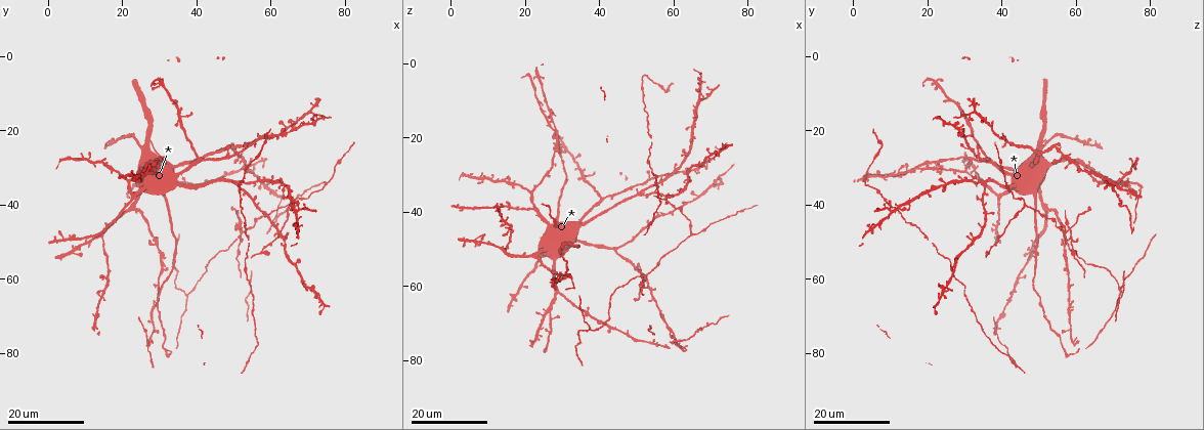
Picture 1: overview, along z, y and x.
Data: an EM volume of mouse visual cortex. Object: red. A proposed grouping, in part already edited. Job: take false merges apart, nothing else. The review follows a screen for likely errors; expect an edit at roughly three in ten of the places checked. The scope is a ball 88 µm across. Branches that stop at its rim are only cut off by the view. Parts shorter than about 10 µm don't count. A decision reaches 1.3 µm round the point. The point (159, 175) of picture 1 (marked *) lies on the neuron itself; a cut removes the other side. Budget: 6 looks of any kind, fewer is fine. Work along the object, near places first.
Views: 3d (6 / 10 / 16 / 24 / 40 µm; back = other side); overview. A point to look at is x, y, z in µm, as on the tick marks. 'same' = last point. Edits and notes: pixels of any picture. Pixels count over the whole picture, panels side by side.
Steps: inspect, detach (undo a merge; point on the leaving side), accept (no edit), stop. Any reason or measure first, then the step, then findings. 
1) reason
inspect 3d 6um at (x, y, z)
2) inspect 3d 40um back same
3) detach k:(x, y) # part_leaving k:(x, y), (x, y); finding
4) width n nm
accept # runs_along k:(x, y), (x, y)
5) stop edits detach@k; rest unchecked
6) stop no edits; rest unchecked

three-way junction
inspect 3d 16um at (37.0, 64.5, 71.5)

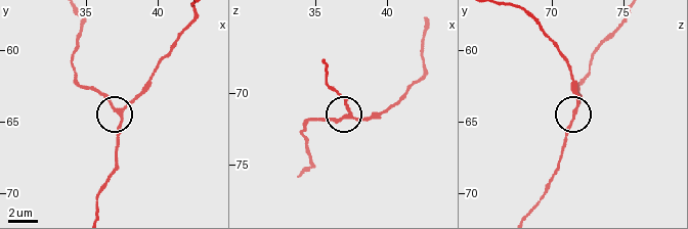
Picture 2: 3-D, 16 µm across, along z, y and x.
inspect 3d 10um at (37.4, 64.2, 71.6)

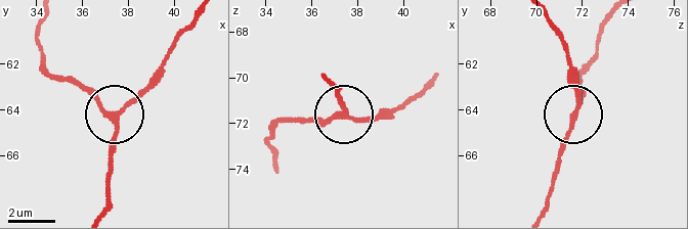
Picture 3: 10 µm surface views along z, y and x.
width 200 nm
accept # continuous, no second neuron

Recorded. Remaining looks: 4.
three arms meet
inspect 3d 16um at (64.5, 40.0, 46.0)

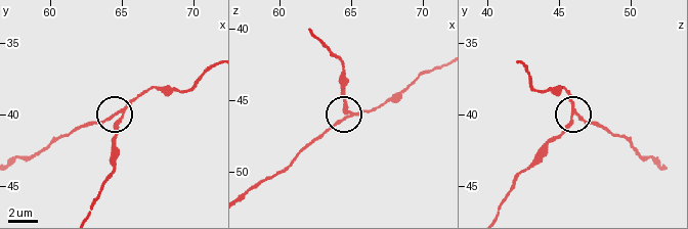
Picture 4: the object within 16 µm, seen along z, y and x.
inspect 3d 10um at (65.2, 39.8, 45.8)

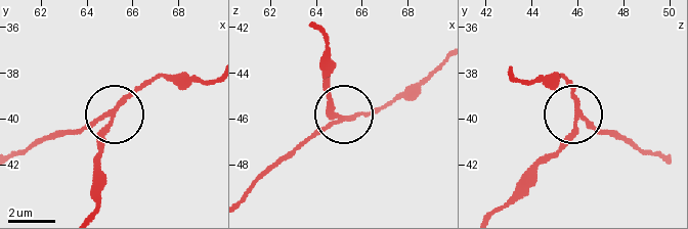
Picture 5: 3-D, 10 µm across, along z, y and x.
width 170 nm
detach 5:(100, 148) # part_leaving 5:(113, 119), (95, 170), (93, 211); a second neuron is stuck on

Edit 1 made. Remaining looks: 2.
stop edits detach@5; rest unchecked

